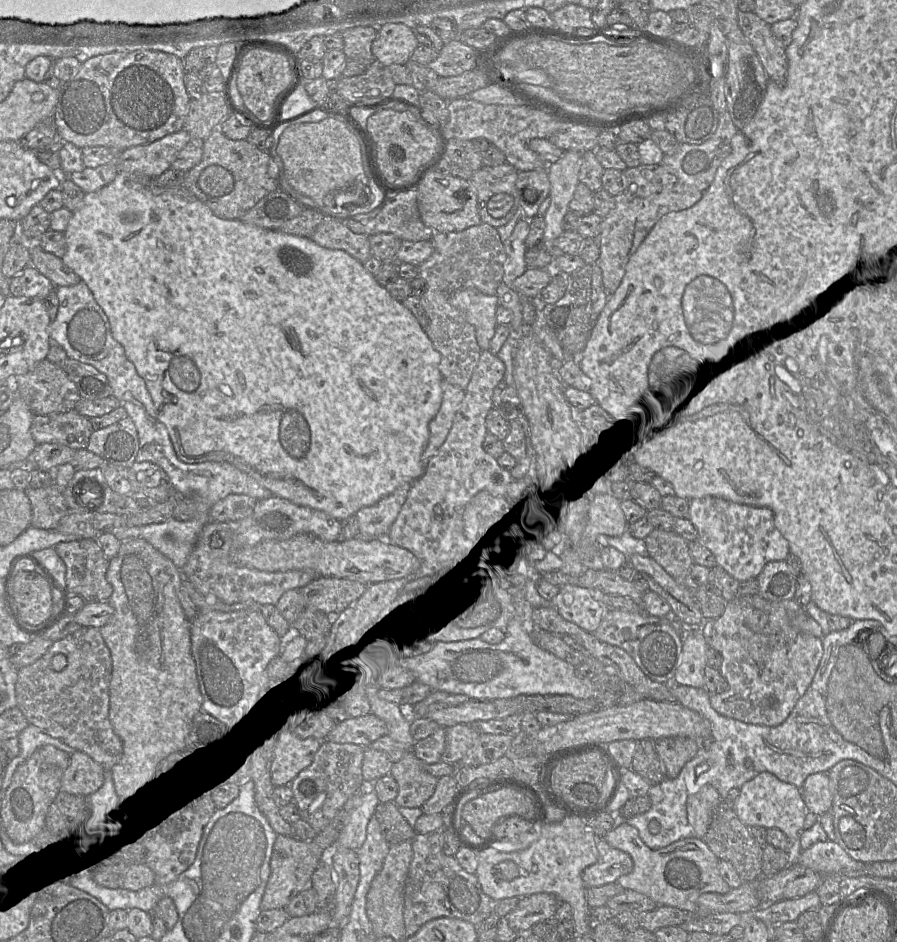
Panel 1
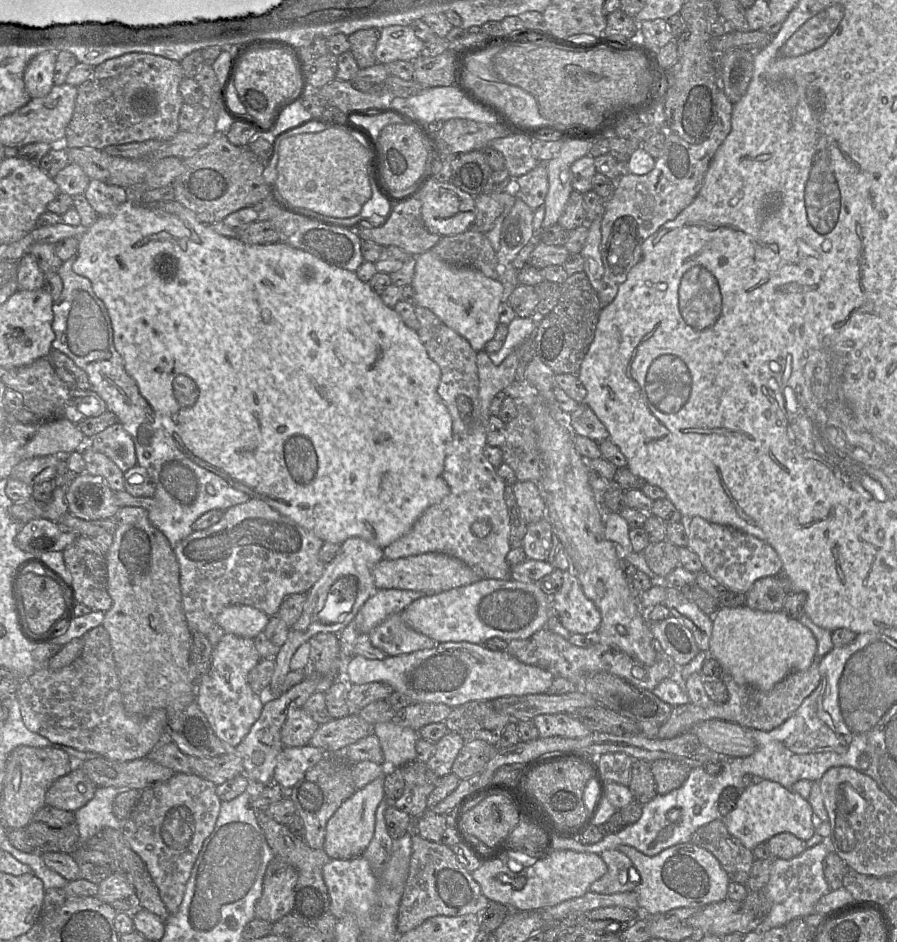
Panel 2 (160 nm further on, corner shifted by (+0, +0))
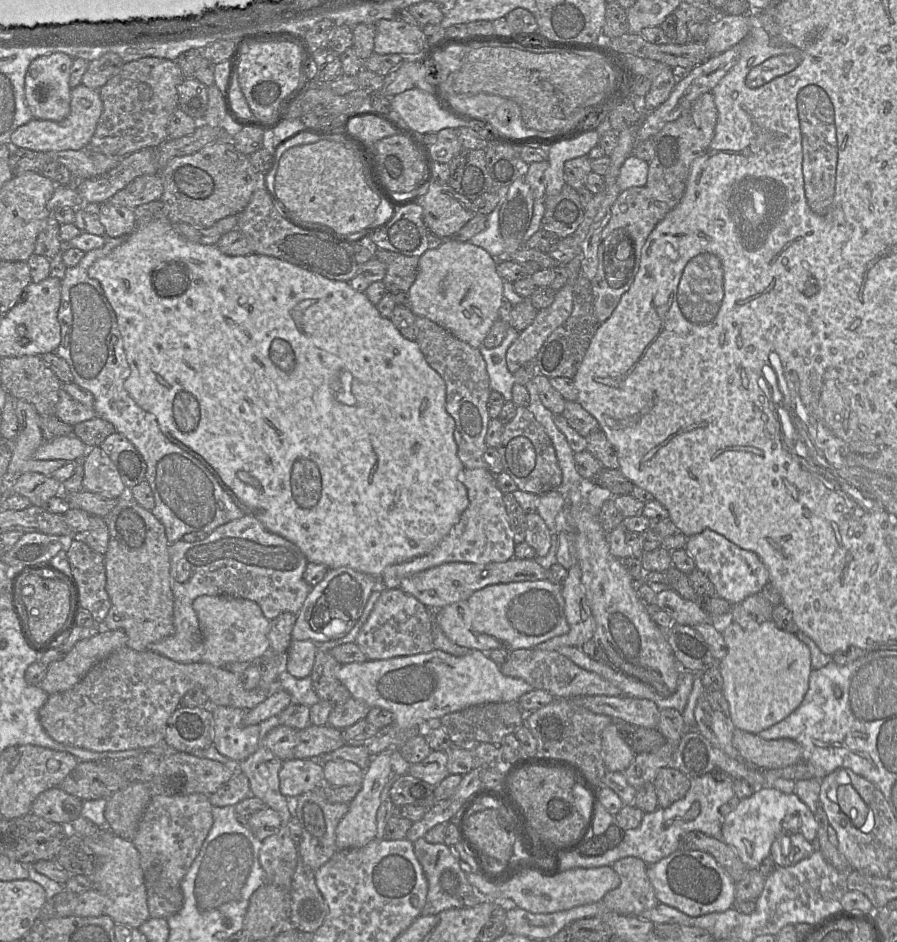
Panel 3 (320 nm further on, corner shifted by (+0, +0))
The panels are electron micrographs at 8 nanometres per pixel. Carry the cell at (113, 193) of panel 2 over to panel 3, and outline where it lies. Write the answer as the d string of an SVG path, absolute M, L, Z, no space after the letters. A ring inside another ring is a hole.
M104 202L97 206L97 212L107 238L128 235L137 226L133 209Z

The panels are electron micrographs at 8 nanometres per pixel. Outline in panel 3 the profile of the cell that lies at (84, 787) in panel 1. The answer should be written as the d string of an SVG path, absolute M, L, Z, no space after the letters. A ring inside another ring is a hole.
M53 787L44 791L36 798L32 804L31 813L44 818L45 820L59 823L68 827L72 821L80 816L82 806L83 800L80 798L68 794L60 787ZM64 803L71 803L75 807L74 812L66 812L63 807Z

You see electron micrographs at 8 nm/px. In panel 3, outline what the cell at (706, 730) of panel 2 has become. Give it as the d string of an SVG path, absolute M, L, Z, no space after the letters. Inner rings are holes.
M735 728L732 741L741 758L759 769L783 768L803 760L802 747L791 739L765 740Z

